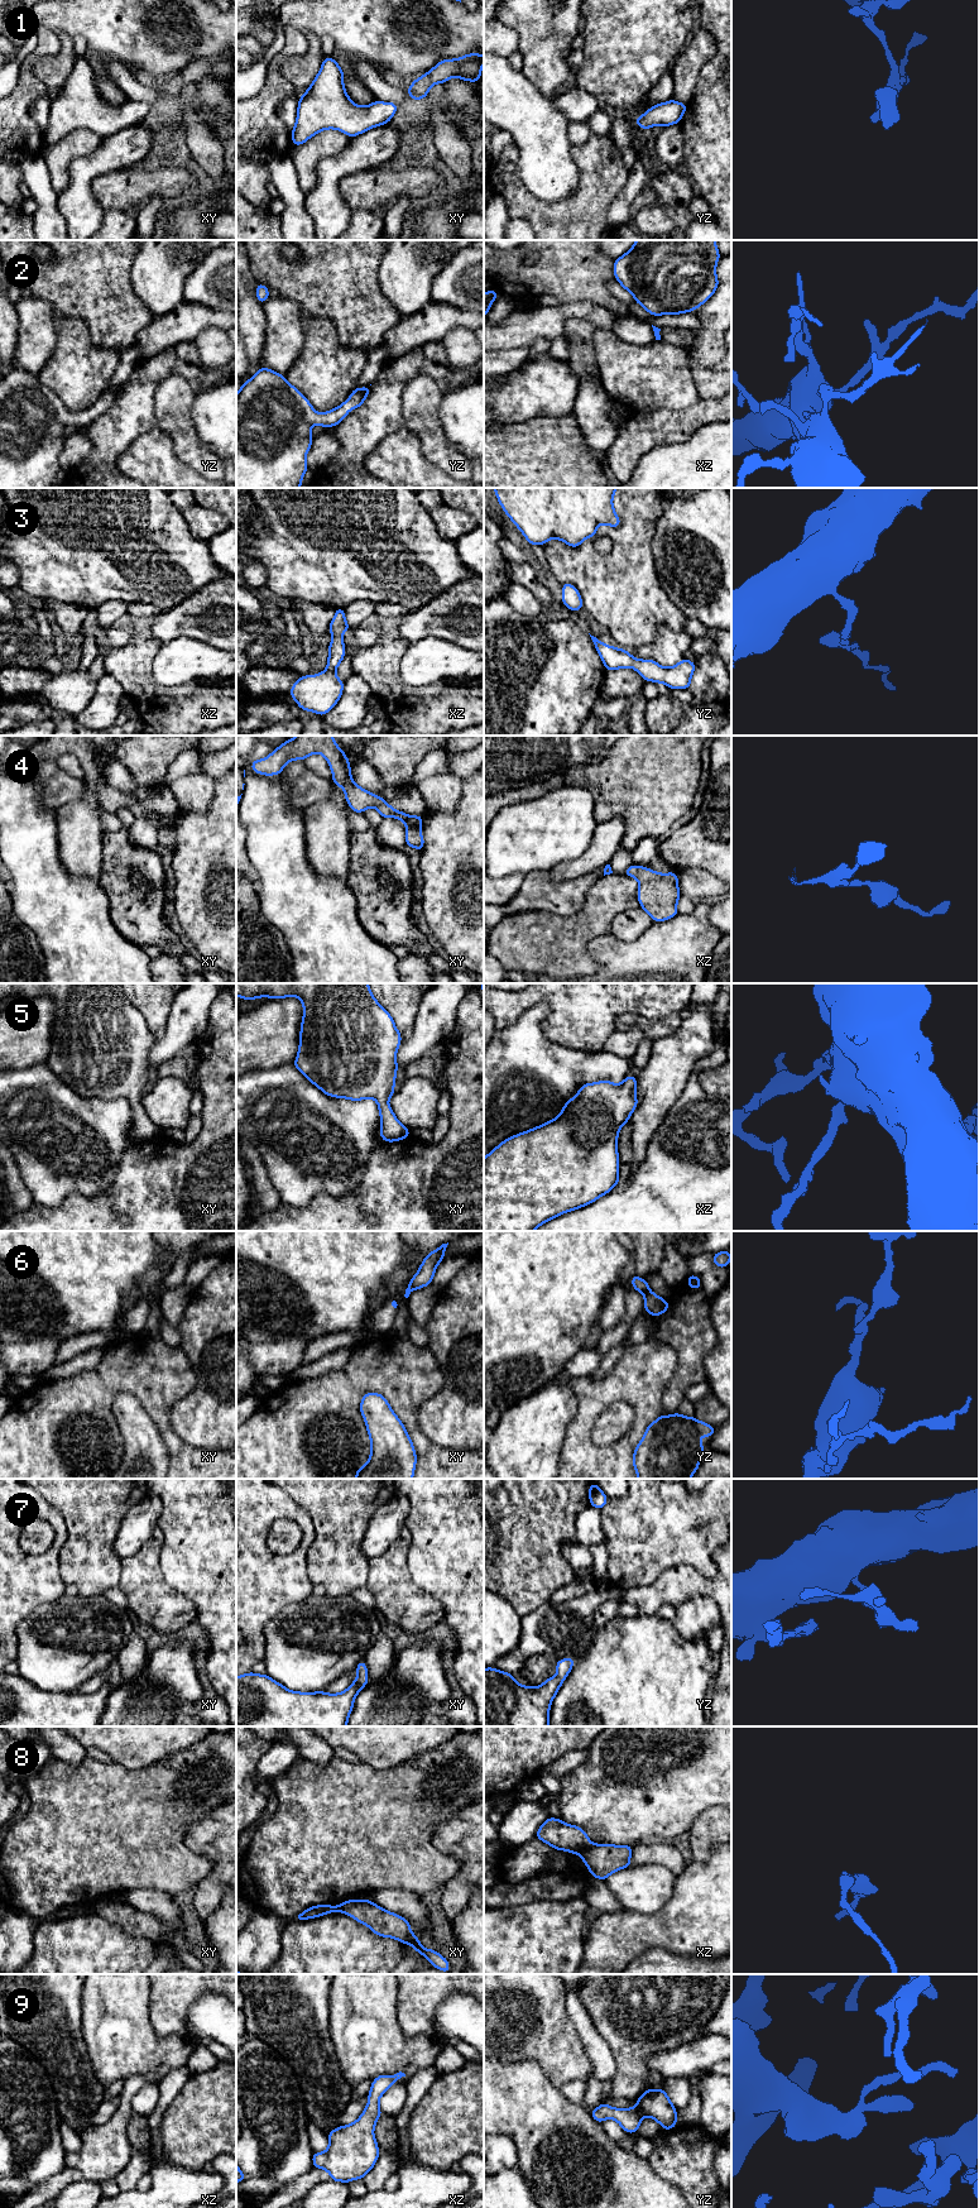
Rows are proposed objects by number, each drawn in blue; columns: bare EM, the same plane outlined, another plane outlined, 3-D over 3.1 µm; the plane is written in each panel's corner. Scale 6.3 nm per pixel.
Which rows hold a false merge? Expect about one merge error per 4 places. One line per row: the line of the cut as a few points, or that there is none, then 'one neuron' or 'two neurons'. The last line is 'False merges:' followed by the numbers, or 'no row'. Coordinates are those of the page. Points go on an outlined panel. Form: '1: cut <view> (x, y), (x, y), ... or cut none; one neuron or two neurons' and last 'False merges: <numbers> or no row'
1: cut none; one neuron
2: cut none; one neuron
3: cut none; one neuron
4: cut none; one neuron
5: cut none; one neuron
6: cut none; one neuron
7: cut none; one neuron
8: cut xz (591, 1843), (579, 1853); two neurons
9: cut none; one neuron
False merges: 8

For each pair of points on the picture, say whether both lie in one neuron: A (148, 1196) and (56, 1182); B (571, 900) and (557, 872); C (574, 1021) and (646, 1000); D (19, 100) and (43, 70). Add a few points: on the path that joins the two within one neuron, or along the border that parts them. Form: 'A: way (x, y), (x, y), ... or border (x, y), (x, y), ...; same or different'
A: border (119, 1162), (106, 1191), (78, 1194); different
B: border (590, 872), (558, 882), (555, 882), (550, 876); different
C: way (591, 1004), (595, 1000), (628, 1000); same
D: border (56, 54), (33, 63), (47, 91); different

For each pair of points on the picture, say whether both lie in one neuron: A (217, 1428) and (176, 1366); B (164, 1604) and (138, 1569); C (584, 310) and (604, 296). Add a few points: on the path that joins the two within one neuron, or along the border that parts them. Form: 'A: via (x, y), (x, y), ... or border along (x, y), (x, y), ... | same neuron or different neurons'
A: border along (191, 1361), (196, 1385), (169, 1409) | different neurons
B: via (156, 1595), (150, 1590), (150, 1581), (147, 1577) | same neuron
C: border along (565, 302), (593, 301), (609, 309), (619, 317) | different neurons

